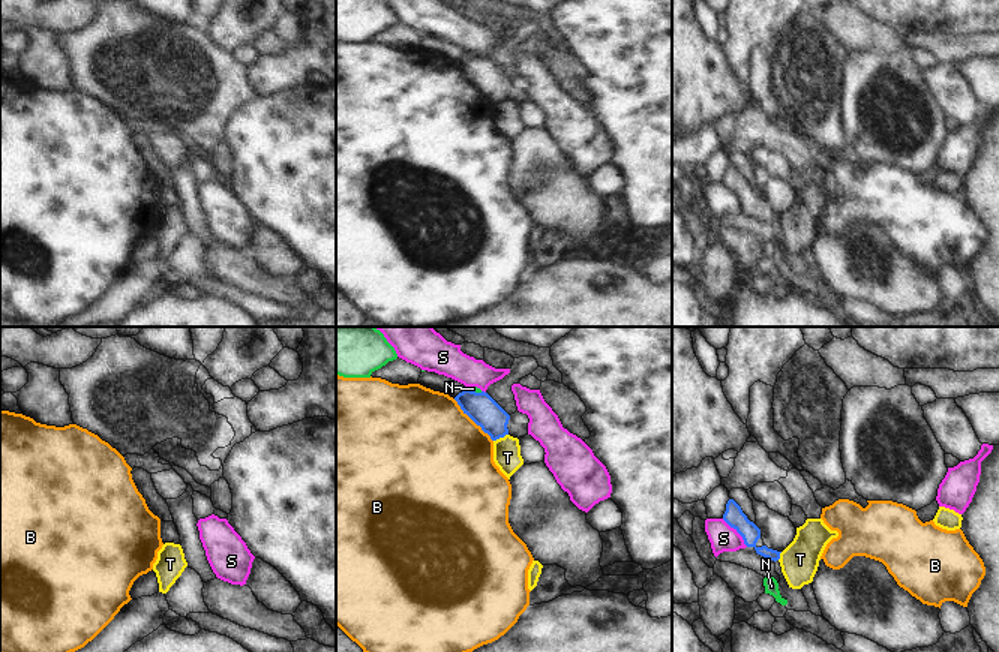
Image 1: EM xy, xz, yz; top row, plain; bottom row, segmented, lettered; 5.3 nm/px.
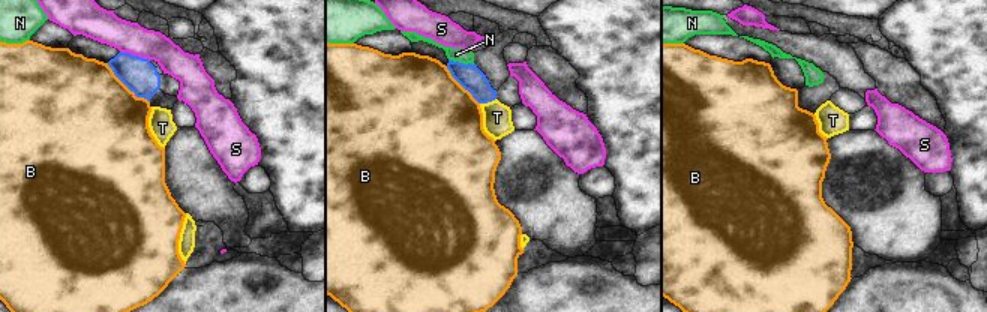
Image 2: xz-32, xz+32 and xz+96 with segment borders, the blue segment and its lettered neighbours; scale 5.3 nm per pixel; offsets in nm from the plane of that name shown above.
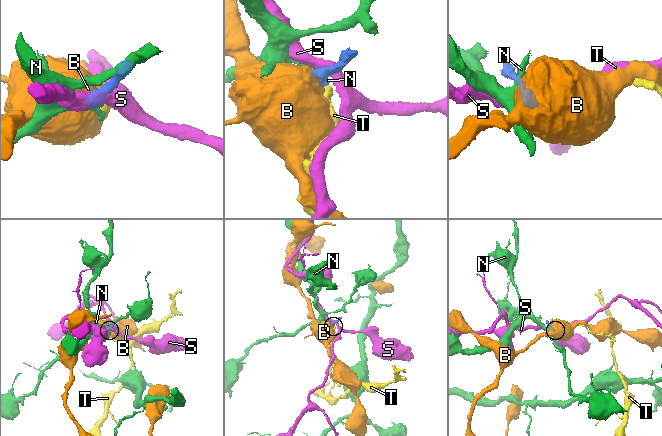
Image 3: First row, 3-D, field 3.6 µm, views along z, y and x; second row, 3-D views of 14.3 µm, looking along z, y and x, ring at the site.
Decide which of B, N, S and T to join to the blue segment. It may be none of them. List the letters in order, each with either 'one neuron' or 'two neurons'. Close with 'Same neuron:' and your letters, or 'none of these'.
B: two neurons
N: two neurons
S: two neurons
T: two neurons
Same neuron: none of these

